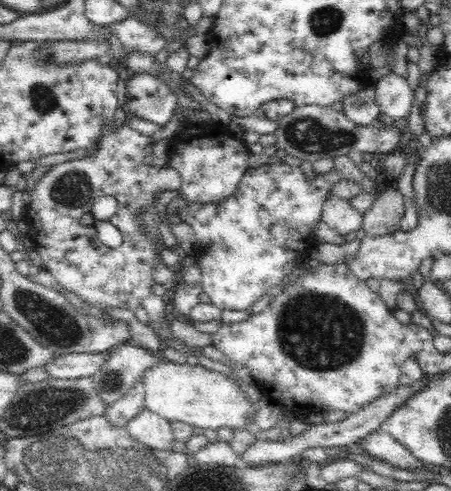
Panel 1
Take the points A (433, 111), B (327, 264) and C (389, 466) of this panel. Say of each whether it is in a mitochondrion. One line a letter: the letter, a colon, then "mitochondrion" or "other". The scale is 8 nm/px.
A: other
B: other
C: other

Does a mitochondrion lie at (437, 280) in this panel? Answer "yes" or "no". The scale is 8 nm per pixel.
no

